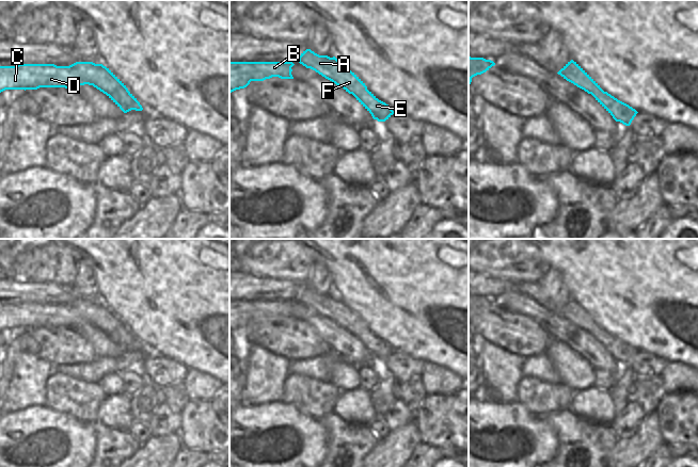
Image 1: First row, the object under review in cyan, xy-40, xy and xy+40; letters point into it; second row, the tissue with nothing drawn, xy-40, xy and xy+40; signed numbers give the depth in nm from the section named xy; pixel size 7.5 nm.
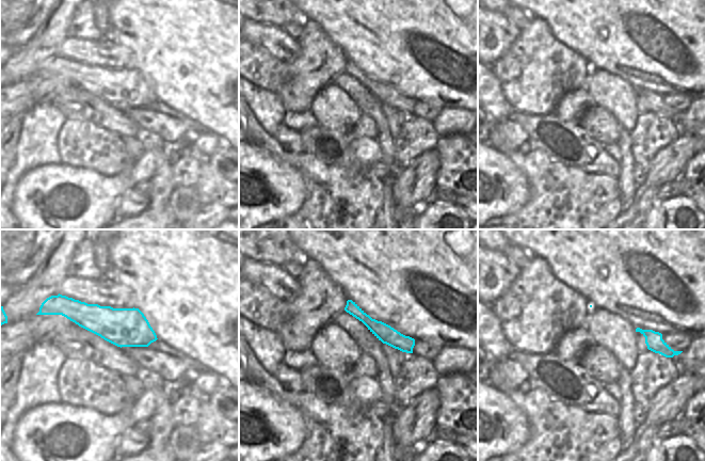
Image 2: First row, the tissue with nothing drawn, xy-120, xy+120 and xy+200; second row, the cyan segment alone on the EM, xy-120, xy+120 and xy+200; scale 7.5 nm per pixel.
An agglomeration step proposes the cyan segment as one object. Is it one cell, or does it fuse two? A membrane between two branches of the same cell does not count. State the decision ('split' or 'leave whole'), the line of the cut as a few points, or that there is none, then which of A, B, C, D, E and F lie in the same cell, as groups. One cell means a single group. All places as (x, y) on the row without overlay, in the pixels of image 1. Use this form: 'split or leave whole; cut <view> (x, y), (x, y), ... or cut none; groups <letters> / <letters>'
split; cut xy (366, 327), (363, 331), (352, 333); groups A B C D F / E

